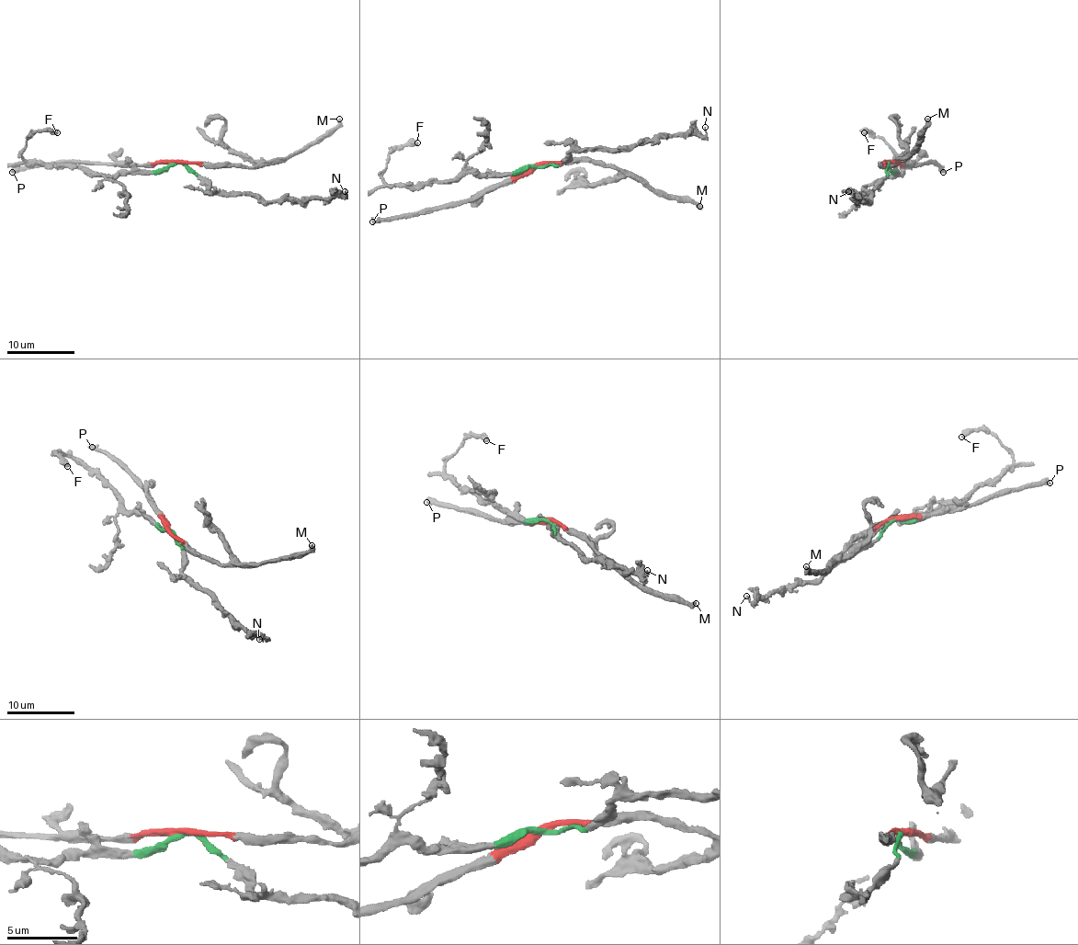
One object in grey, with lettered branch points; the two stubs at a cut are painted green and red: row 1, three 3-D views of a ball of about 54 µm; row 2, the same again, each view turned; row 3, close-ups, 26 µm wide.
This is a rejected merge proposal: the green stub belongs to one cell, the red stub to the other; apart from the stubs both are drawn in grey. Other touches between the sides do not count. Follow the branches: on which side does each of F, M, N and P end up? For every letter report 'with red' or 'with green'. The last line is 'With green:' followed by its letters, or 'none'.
F: with green
M: with red
N: with green
P: with red
With green: F, N

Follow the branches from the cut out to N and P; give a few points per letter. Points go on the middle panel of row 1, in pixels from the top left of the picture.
N: (535, 167), (559, 165), (573, 152), (615, 151), (661, 137), (703, 135), (707, 133), (705, 127)
P: (535, 167), (527, 167), (470, 198), (452, 201), (436, 210), (402, 213), (399, 217), (375, 219), (372, 222)

